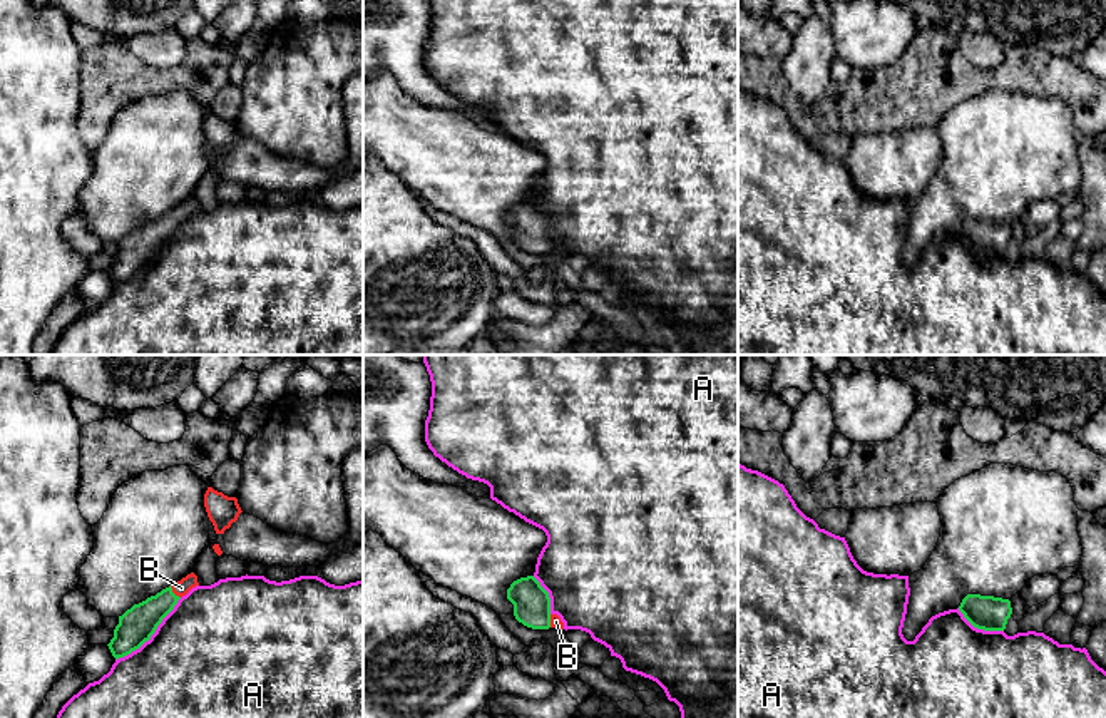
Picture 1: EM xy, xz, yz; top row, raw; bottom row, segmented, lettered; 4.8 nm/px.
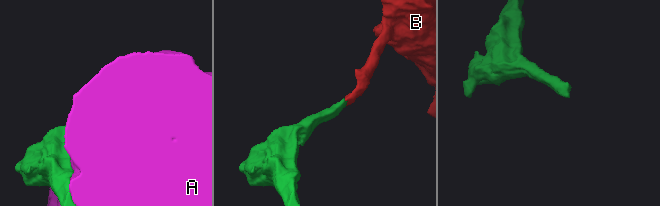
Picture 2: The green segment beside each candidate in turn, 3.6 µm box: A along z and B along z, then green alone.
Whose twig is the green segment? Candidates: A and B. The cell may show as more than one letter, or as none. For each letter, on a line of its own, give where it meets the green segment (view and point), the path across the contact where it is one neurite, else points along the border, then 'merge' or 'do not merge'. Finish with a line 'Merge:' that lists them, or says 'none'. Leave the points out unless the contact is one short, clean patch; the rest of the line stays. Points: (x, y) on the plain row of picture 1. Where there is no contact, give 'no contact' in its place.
A: contact xy (153, 258); do not merge
B: contact xy (173, 218); way xy (136, 251), (173, 218), (181, 213); merge
Merge: B

